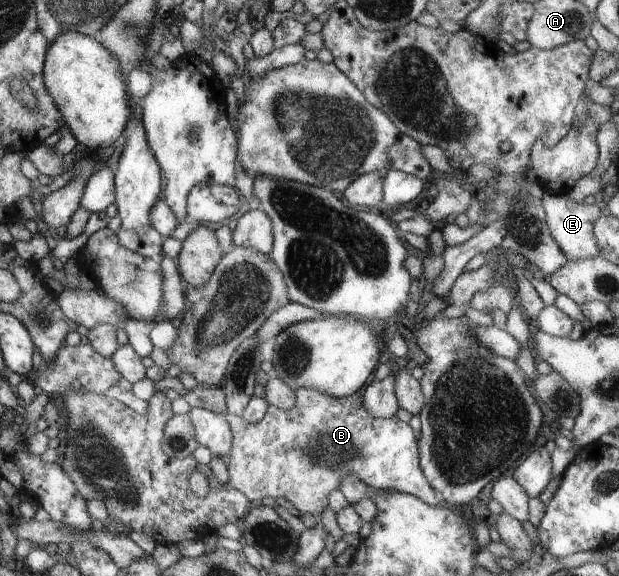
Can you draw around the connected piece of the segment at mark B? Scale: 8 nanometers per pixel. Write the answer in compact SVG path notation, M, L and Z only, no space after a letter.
M300 387L294 391L294 405L290 409L270 406L261 421L248 423L225 415L230 423L232 448L225 459L229 472L230 488L238 489L250 501L262 501L265 497L283 497L290 501L300 514L318 516L328 507L332 491L340 489L344 477L358 477L368 487L379 491L398 491L424 501L432 507L440 506L440 496L428 484L419 465L418 438L409 423L395 417L374 417L363 405L363 393L350 397L332 397L316 387Z

